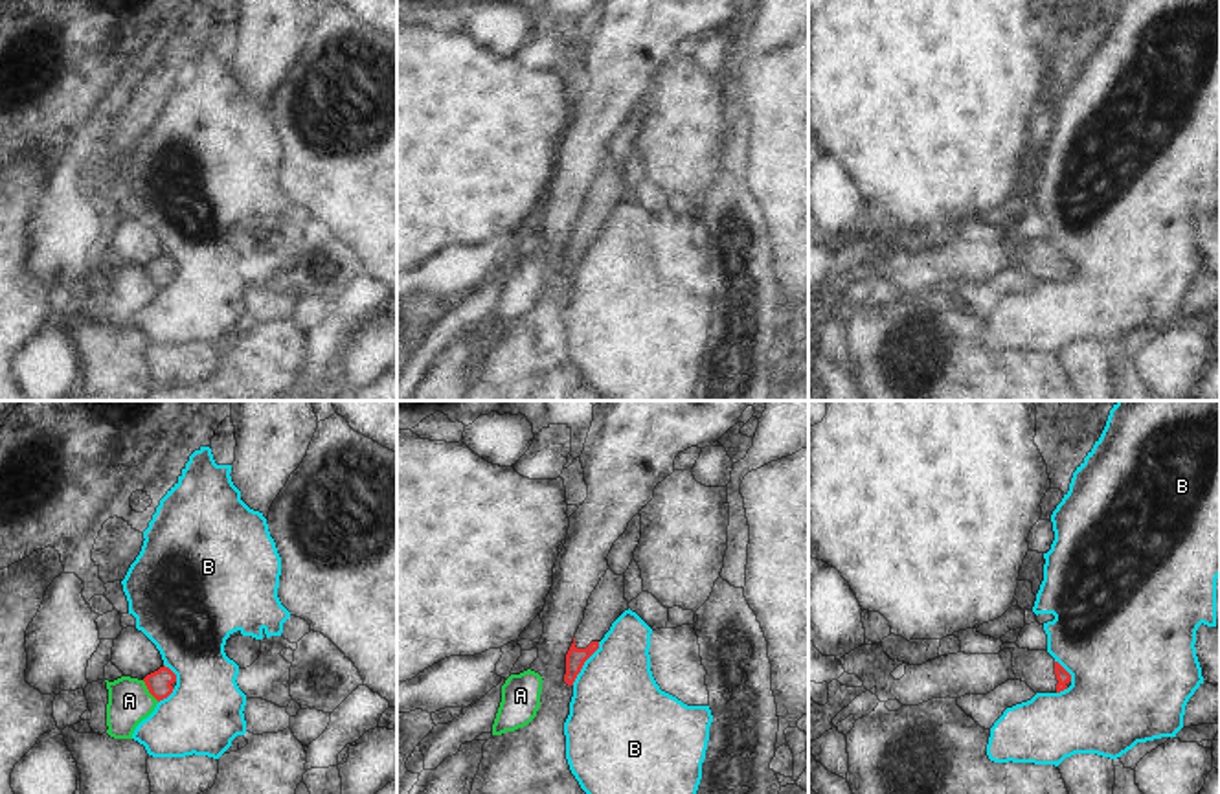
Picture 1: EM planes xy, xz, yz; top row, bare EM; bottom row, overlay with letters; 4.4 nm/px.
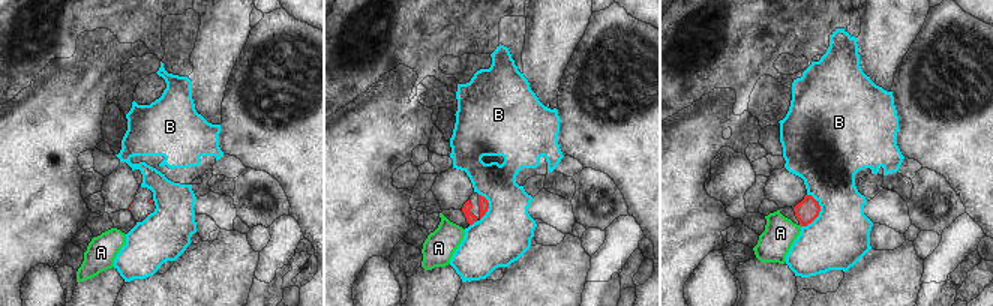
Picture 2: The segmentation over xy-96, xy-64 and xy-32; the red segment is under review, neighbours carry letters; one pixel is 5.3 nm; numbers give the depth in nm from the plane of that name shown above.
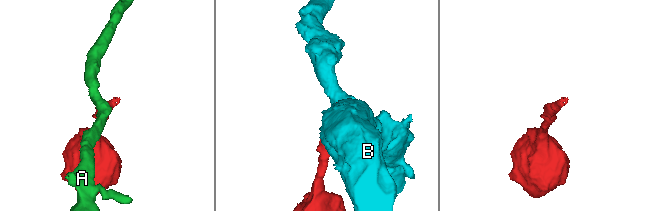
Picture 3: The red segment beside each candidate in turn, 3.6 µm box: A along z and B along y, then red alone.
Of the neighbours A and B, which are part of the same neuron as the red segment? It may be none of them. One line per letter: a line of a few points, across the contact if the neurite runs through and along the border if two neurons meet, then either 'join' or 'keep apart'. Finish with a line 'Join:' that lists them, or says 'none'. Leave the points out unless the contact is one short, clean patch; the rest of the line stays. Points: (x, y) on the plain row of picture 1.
A: line xy (142, 269), (158, 289); keep apart
B: keep apart
Join: none

